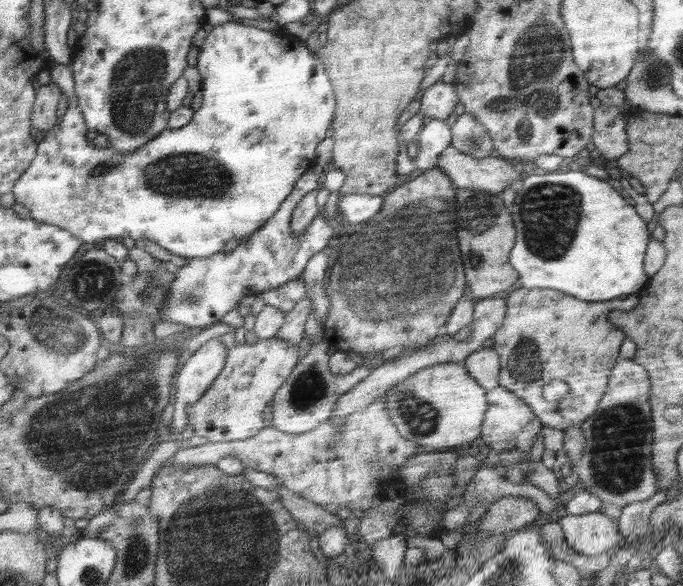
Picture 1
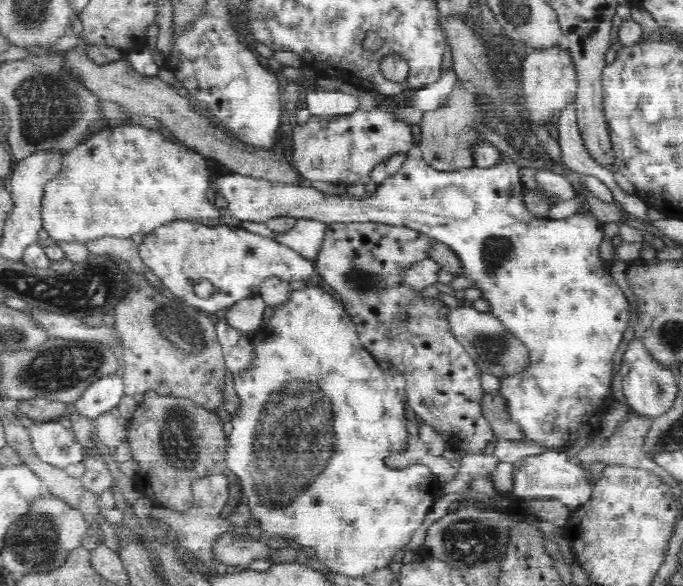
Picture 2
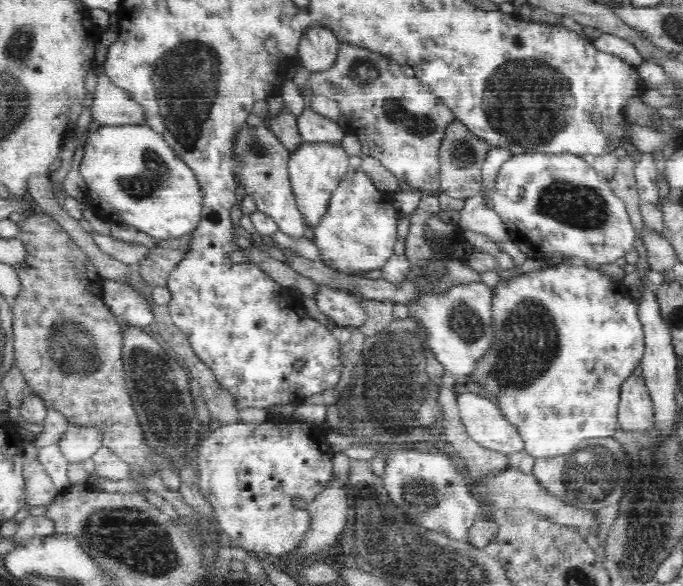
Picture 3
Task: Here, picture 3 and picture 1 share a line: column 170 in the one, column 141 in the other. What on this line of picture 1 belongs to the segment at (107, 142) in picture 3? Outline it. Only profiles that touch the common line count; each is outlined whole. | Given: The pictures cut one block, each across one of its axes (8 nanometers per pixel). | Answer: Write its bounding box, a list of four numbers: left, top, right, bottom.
[13,21,336,258]

